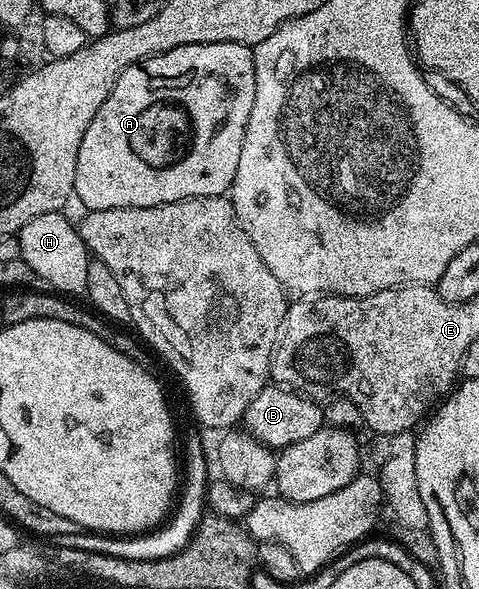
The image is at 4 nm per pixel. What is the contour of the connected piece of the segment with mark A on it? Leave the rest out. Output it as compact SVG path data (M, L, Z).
M241 43L182 45L178 49L170 49L161 55L152 55L149 59L130 65L124 70L118 77L110 97L106 97L98 113L94 113L94 121L90 121L82 137L82 145L78 145L78 169L74 173L74 195L77 200L80 198L84 209L101 211L119 207L157 207L167 203L177 203L183 199L201 199L231 192L234 173L238 173L238 157L242 157L242 141L246 133L246 125L250 121L250 109L254 105L256 92L252 52L253 48L244 47Z

